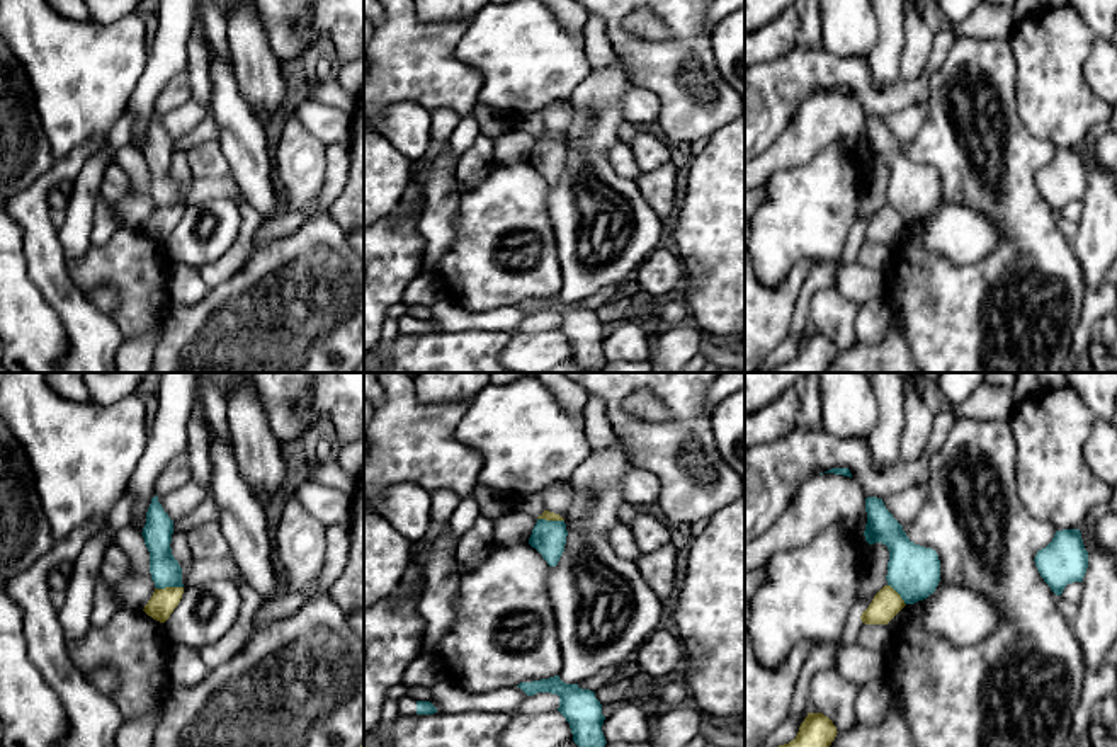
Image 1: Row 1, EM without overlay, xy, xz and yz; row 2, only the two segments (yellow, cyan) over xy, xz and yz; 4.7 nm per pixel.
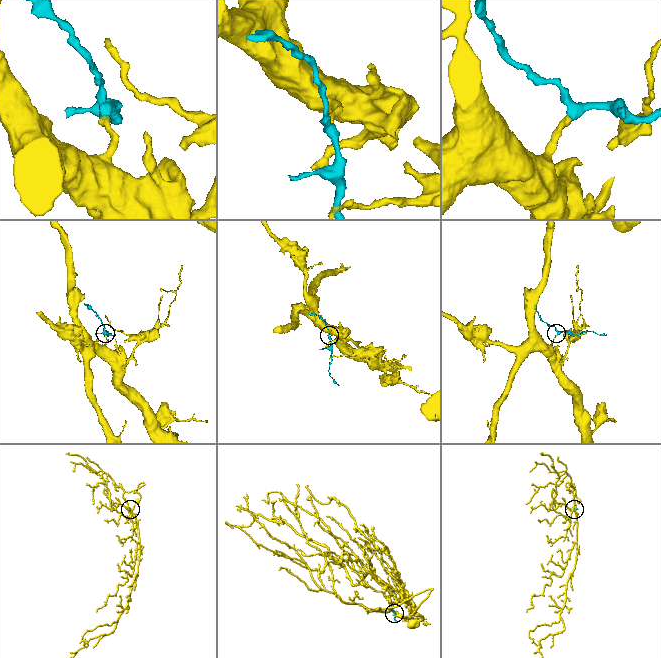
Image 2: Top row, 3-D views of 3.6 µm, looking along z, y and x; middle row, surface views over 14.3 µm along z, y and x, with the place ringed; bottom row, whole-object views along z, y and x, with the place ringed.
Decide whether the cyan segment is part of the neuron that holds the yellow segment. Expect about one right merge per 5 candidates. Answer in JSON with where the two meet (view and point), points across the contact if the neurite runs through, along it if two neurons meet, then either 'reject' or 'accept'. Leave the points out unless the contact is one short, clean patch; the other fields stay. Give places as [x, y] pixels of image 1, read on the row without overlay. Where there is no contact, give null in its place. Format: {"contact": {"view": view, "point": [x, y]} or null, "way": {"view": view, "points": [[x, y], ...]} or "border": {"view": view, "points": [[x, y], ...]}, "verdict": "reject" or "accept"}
{"contact": {"view": "xy", "point": [169, 206]}, "border": {"view": "xy", "points": [[182, 205], [157, 208]]}, "verdict": "reject"}

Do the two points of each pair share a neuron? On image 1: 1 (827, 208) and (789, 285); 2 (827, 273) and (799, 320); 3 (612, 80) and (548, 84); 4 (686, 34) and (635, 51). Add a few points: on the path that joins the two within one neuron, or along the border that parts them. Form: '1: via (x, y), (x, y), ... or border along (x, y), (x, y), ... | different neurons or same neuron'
1: border along (798, 262), (779, 285), (764, 286) | different neurons
2: via (815, 285), (805, 295), (801, 308) | same neuron
3: border along (592, 67), (590, 74), (568, 99) | different neurons
4: via (674, 46), (669, 51), (646, 51) | same neuron

